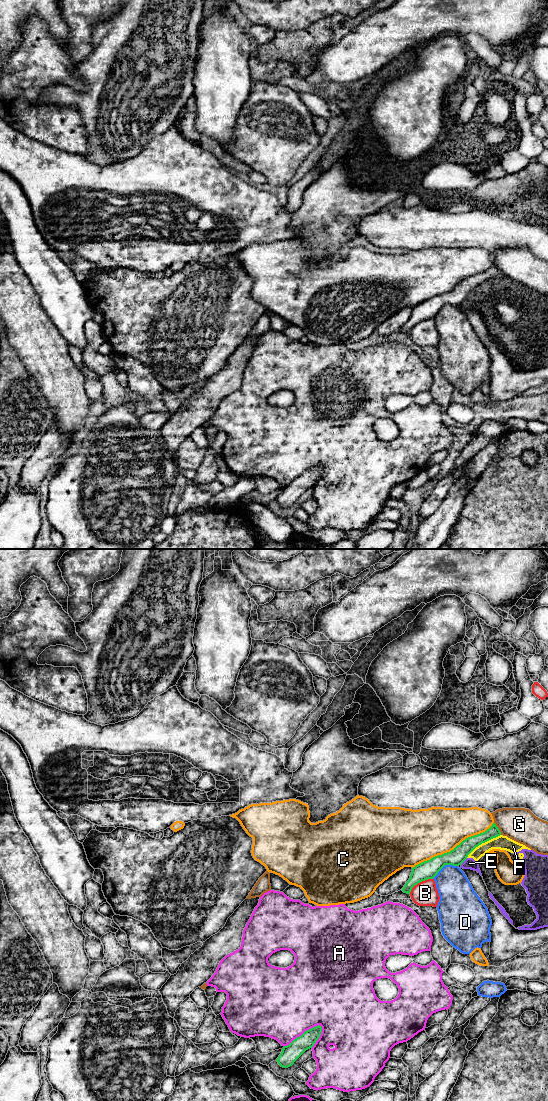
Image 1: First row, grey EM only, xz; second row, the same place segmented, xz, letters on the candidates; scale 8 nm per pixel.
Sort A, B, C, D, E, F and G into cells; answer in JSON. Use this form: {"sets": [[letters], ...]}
{"sets": [["A"], ["B"], ["C"], ["D"], ["E", "F"], ["G"]]}

